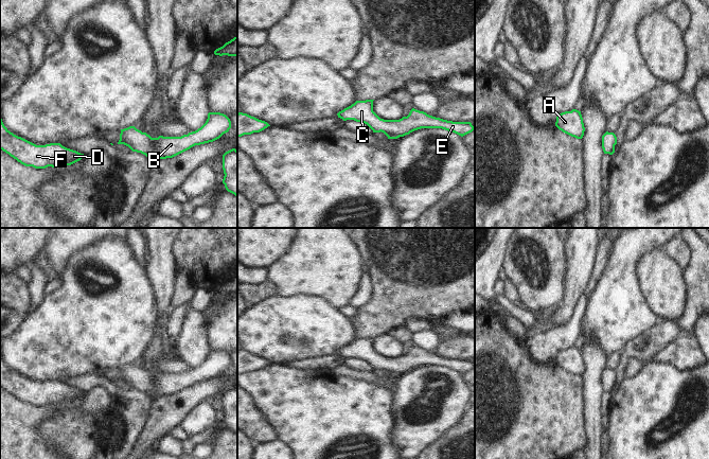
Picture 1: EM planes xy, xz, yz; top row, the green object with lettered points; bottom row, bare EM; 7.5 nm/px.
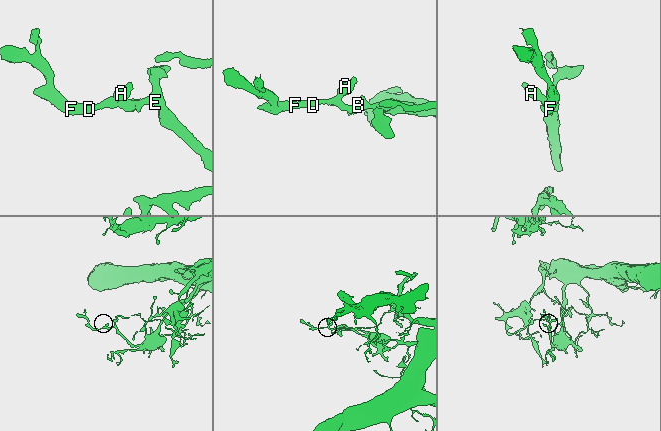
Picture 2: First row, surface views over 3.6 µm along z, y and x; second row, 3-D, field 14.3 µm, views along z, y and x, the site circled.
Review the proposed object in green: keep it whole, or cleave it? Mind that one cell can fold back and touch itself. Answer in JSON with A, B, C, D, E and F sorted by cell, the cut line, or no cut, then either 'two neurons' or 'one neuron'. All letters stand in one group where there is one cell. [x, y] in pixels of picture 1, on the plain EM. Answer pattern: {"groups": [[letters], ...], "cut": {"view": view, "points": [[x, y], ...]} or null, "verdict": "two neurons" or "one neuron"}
{"groups": [["A", "B", "C", "D", "E", "F"]], "cut": null, "verdict": "one neuron"}

